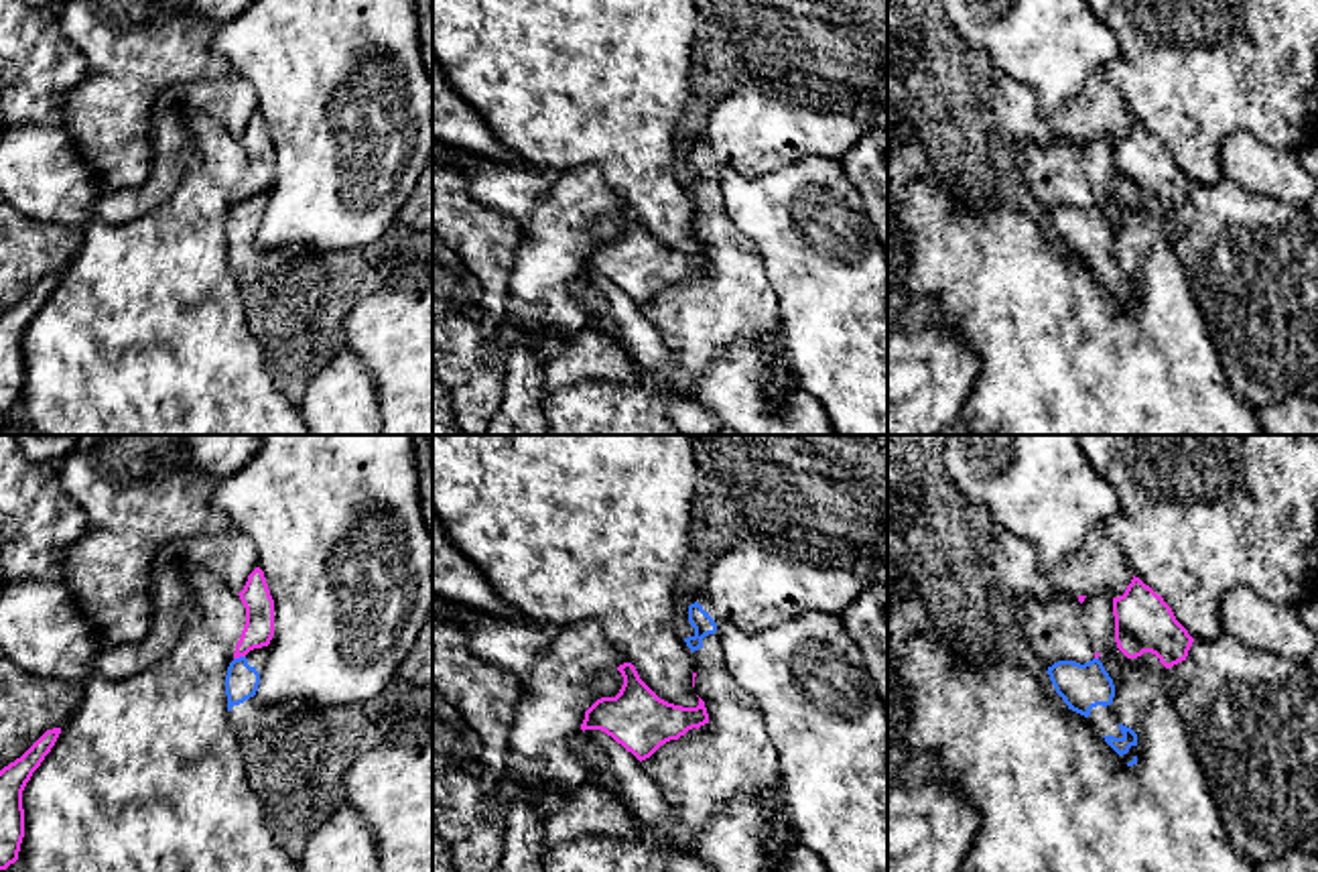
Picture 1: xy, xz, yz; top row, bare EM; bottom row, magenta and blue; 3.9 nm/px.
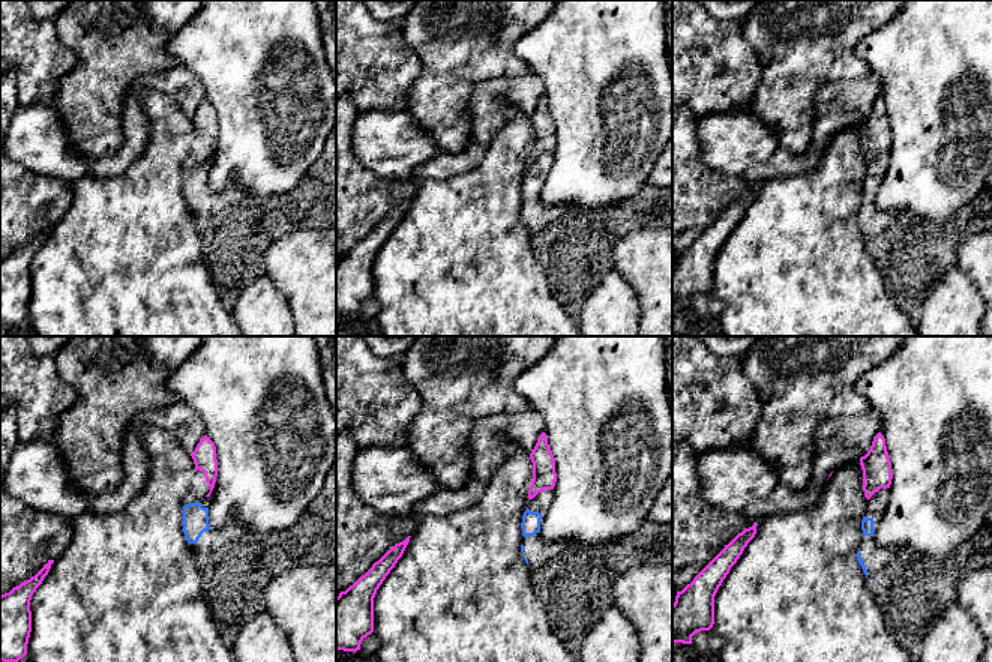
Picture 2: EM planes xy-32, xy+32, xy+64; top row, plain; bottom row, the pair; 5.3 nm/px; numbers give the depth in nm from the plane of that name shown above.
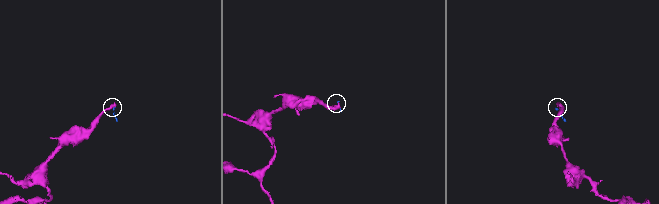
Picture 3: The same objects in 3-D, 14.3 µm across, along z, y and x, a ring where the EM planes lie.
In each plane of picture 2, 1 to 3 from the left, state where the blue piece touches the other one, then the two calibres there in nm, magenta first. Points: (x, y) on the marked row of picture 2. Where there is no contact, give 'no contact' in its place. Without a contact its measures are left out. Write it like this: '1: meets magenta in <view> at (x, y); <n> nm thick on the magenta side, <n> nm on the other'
1: no contact
2: no contact
3: no contact

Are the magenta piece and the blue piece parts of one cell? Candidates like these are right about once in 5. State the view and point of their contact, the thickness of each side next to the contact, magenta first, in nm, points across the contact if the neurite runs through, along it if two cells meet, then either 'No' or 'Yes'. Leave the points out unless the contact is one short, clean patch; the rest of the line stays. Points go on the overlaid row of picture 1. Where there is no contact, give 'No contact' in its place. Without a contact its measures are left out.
Touches magenta at xy (238, 657). Thickness 120 nm (magenta) against 130 nm. Boundary: xy (244, 655), (234, 659). No

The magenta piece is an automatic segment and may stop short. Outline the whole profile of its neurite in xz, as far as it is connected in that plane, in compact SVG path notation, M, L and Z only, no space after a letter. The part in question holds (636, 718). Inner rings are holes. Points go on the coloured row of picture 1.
M632 663L617 667L623 685L615 697L597 699L587 711L581 730L601 730L632 752L640 762L662 744L678 740L693 728L709 724L705 701L682 707L660 699L638 675Z

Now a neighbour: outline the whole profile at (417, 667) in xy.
M433 608L414 646L400 663L398 677L414 687L433 687Z

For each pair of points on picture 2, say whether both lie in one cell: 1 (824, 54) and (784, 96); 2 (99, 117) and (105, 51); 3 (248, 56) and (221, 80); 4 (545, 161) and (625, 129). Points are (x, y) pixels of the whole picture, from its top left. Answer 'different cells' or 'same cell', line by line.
1: same cell
2: same cell
3: same cell
4: different cells

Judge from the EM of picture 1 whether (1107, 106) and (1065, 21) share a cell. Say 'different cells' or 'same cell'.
different cells

